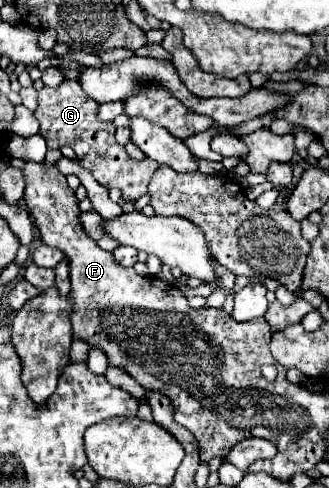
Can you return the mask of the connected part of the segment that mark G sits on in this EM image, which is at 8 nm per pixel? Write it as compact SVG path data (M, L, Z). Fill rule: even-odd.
M65 79L59 88L43 88L39 90L39 106L35 110L35 118L41 124L39 134L47 140L49 148L71 146L77 154L77 160L83 168L87 168L99 184L105 188L119 188L127 202L135 202L147 192L147 184L159 166L157 162L145 158L141 162L129 158L123 146L115 142L113 122L103 122L97 118L99 104L85 96L78 81Z

